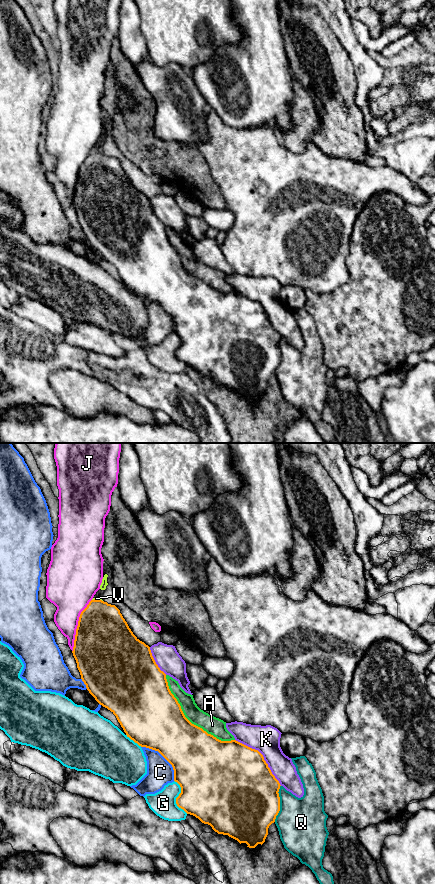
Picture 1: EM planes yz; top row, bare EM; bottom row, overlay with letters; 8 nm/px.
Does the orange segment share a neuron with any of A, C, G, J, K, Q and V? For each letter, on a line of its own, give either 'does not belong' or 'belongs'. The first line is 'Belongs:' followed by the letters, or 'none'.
Belongs: V
A: does not belong
C: does not belong
G: does not belong
J: does not belong
K: does not belong
Q: does not belong
V: belongs

